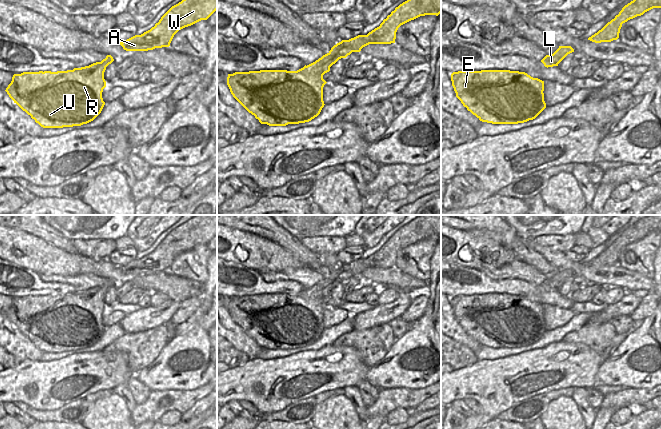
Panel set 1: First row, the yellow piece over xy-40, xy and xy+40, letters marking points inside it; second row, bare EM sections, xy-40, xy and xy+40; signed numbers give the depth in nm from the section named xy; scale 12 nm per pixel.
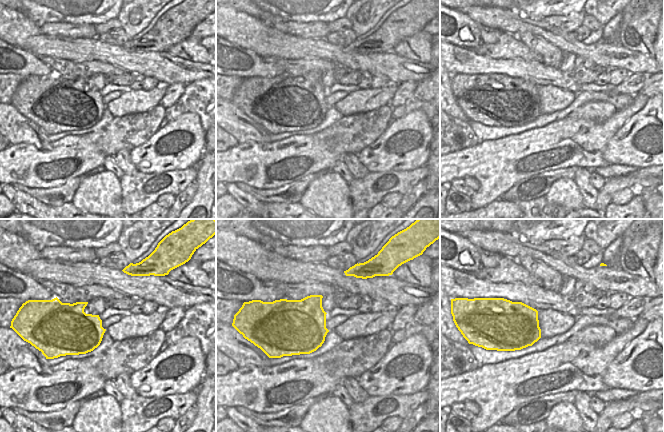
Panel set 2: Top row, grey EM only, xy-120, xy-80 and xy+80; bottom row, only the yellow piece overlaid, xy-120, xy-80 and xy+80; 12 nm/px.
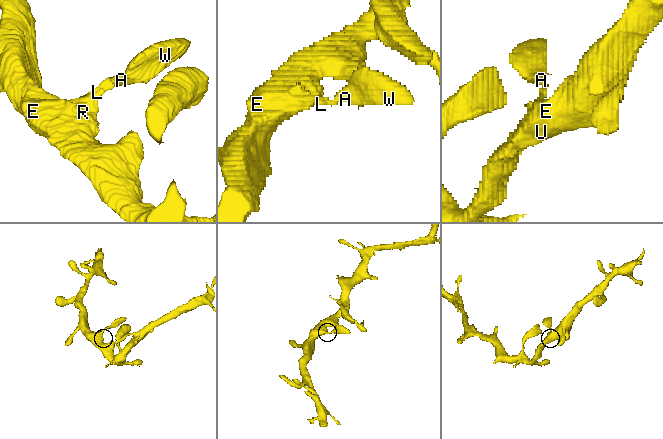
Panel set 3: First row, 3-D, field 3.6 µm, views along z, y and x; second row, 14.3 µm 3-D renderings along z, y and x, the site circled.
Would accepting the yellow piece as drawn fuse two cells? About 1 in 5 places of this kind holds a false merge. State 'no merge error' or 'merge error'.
no merge error

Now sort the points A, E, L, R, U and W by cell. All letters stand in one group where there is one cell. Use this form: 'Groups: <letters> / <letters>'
Groups: A E L R U W

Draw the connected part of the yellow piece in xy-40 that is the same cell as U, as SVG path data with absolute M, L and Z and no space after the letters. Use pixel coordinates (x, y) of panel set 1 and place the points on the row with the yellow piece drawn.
M107 55L101 62L96 62L81 68L74 68L73 70L57 72L23 72L21 74L14 74L11 83L5 91L14 103L30 115L31 118L43 128L81 126L93 121L101 113L105 105L102 98L103 89L106 87L104 72L106 67L113 61L113 57Z

